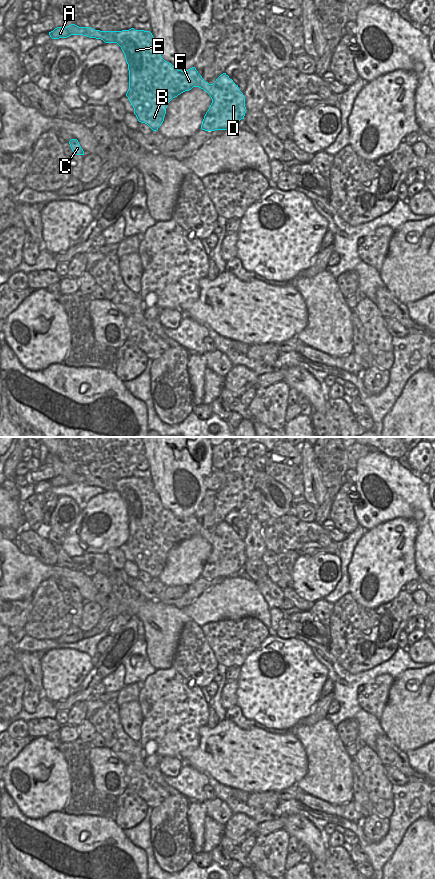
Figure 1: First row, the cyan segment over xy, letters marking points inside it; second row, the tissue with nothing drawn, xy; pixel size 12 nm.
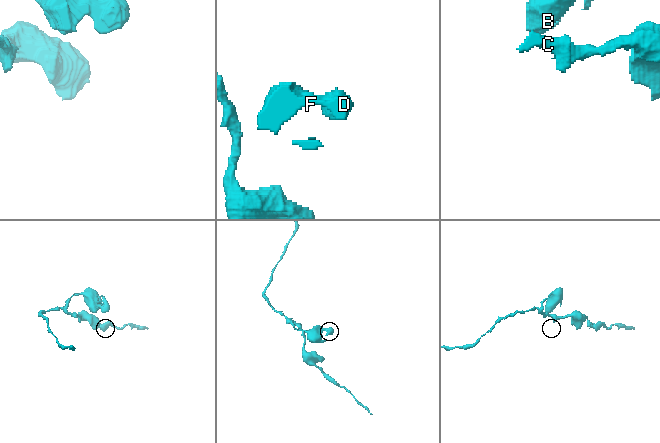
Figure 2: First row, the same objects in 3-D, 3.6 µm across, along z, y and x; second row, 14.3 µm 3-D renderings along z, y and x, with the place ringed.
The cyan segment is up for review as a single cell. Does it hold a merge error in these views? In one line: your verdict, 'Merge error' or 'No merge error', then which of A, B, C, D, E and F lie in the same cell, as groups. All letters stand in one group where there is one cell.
No merge error. Groups: A B C D E F

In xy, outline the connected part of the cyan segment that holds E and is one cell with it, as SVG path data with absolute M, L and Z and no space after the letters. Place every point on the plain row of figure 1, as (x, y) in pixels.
M71 472L65 476L57 475L49 483L52 487L83 483L105 491L117 491L128 512L129 537L126 544L138 569L147 572L153 579L157 579L163 571L168 551L193 535L203 537L212 547L202 569L202 578L228 578L244 567L247 559L245 545L226 521L209 532L195 515L178 518L162 506L150 479L134 476L100 479Z

